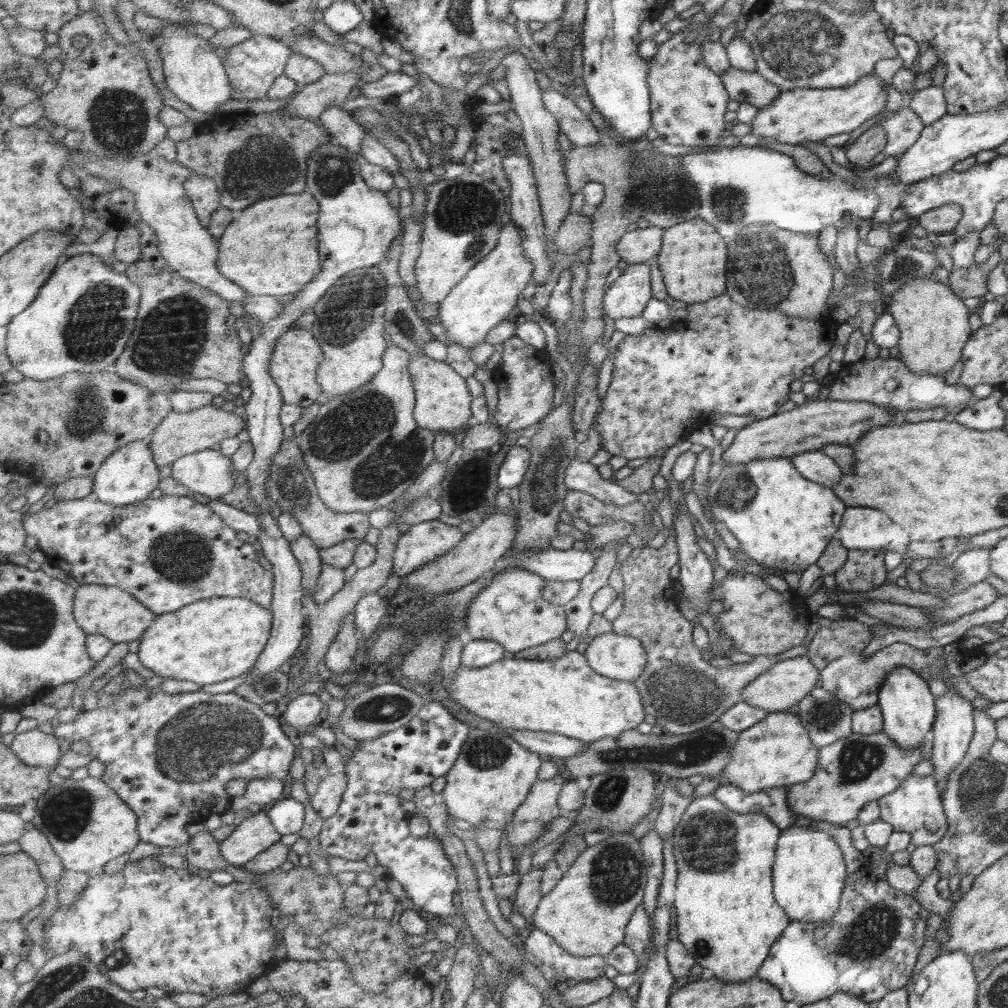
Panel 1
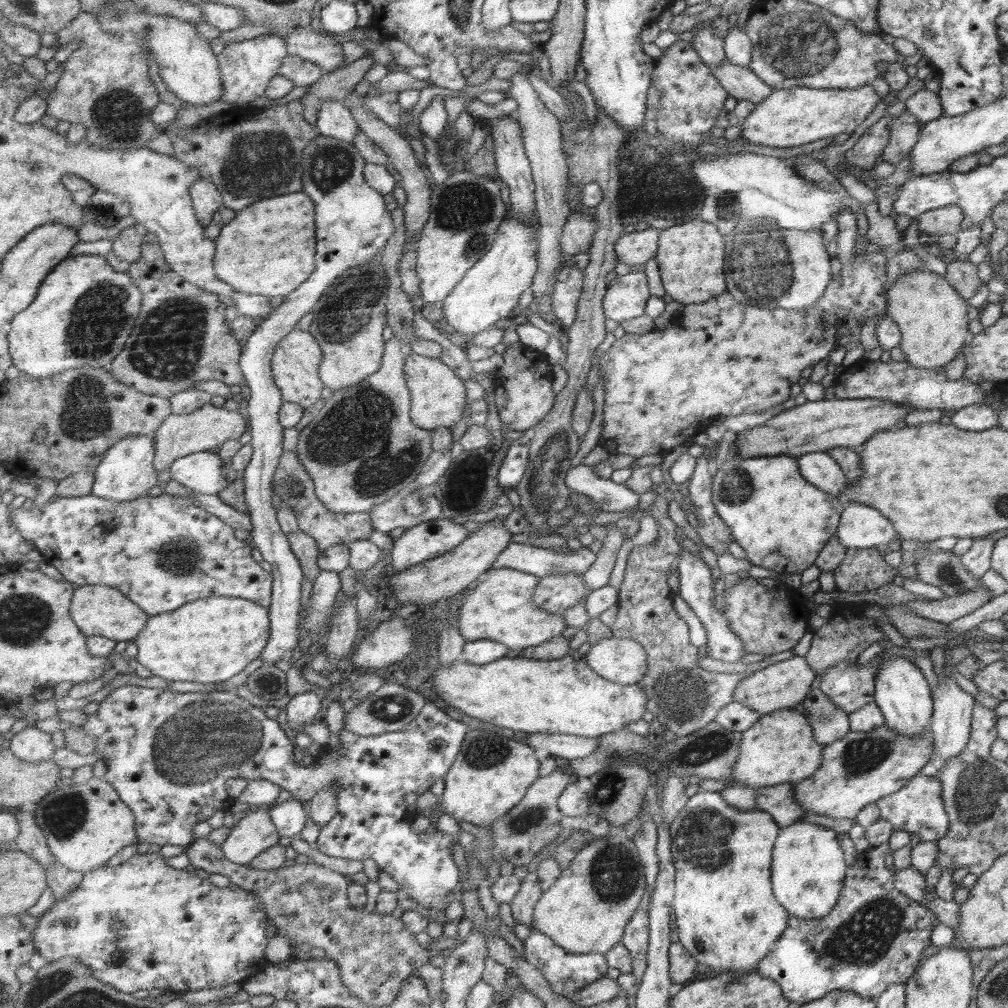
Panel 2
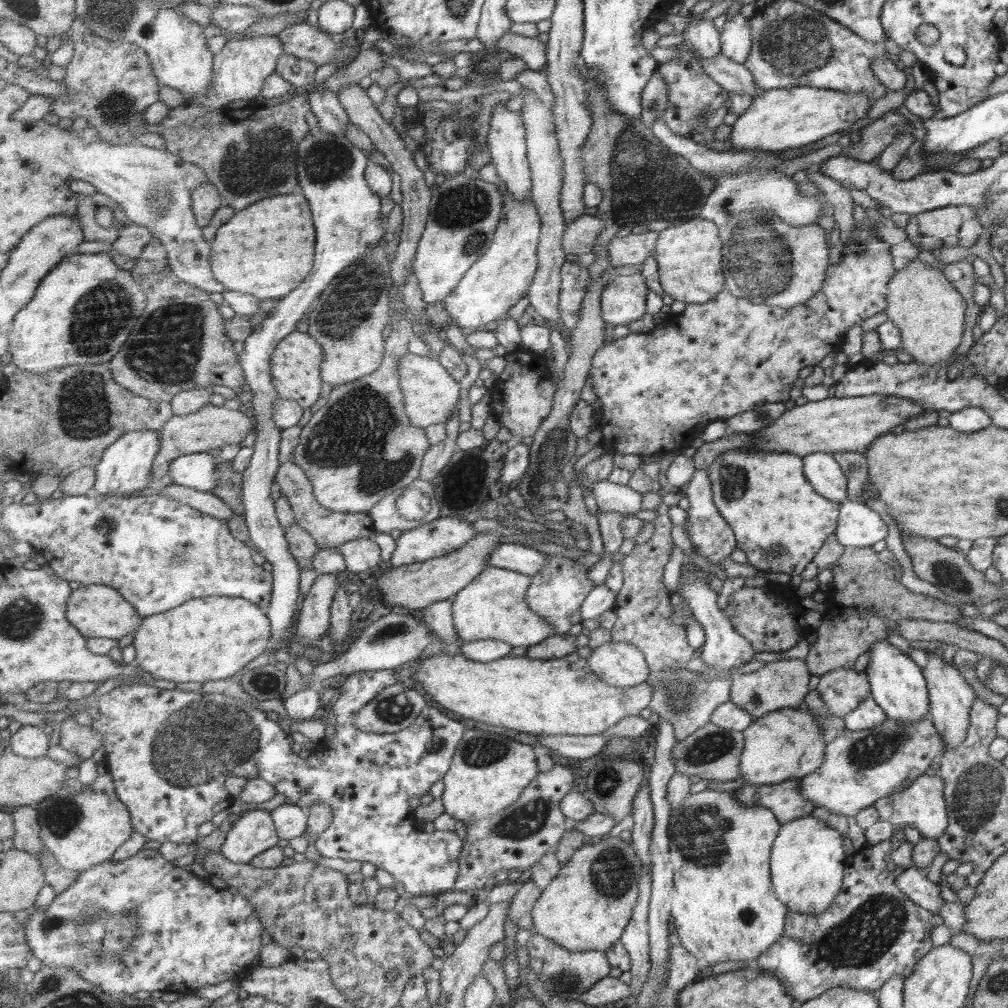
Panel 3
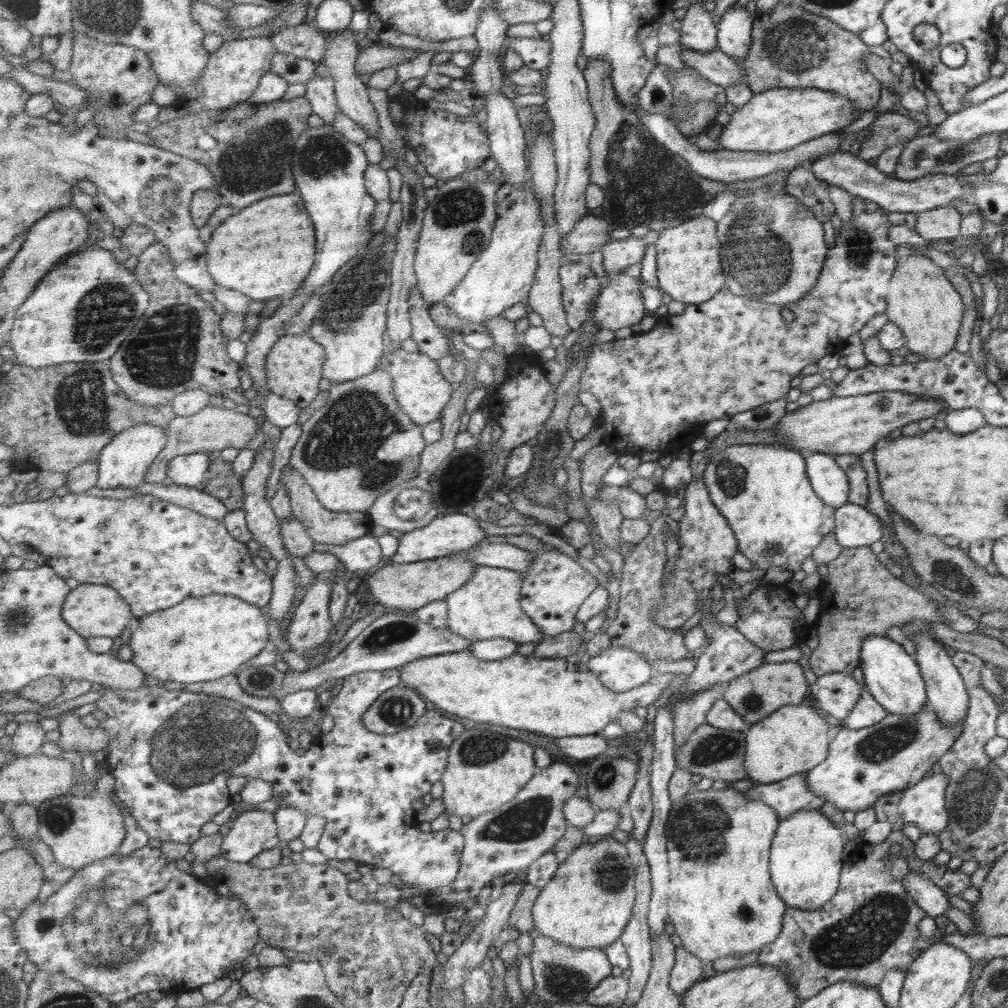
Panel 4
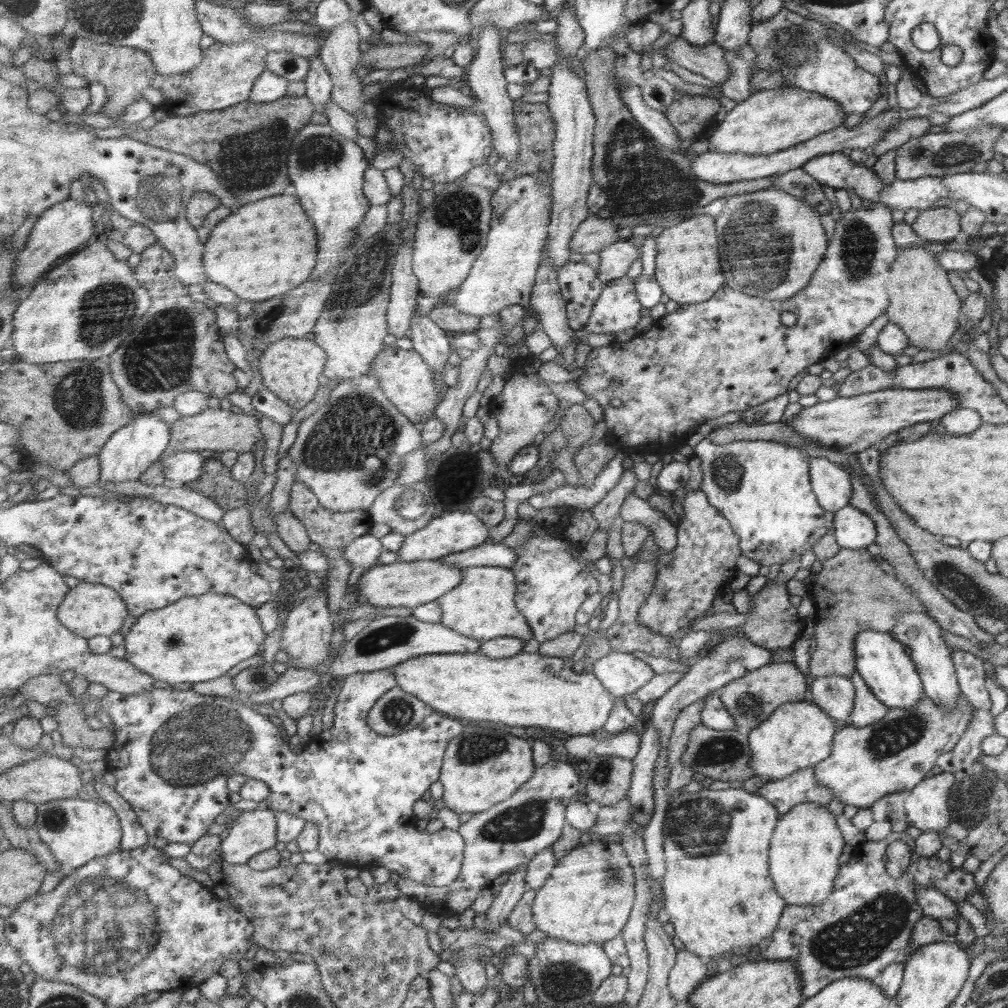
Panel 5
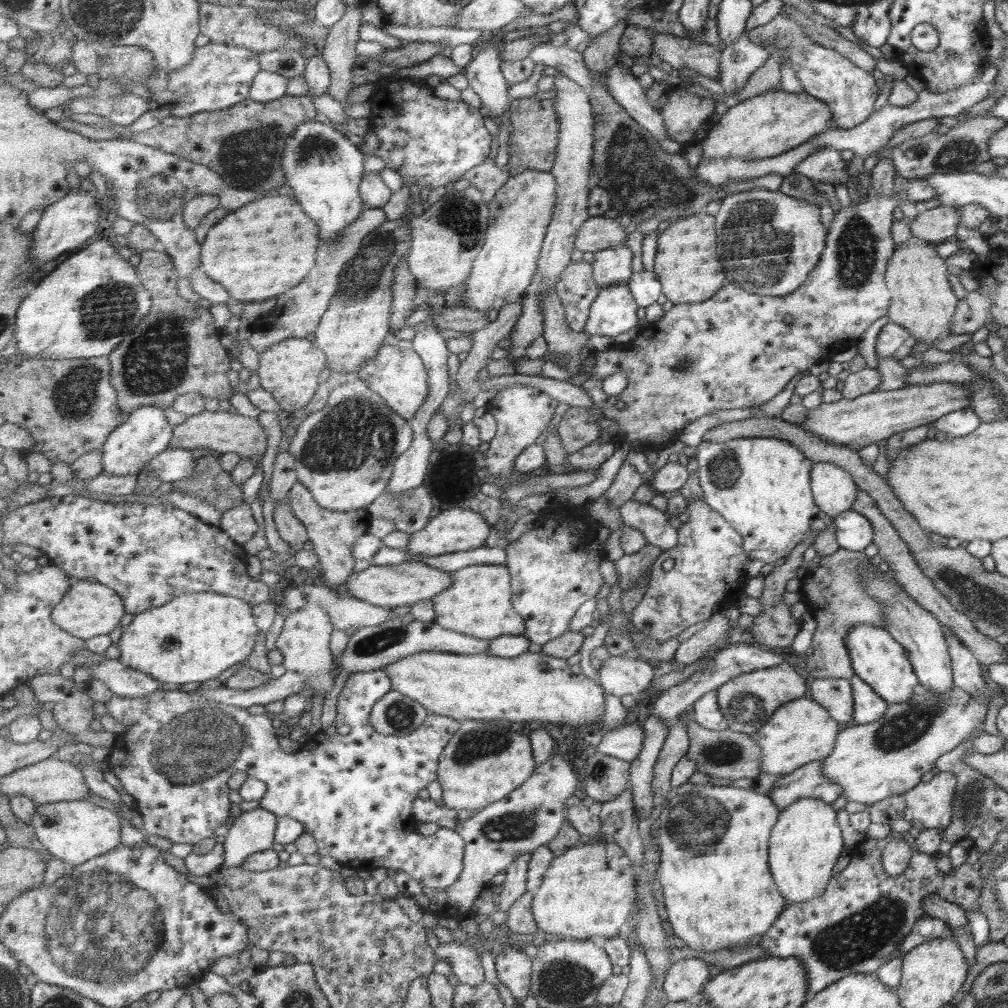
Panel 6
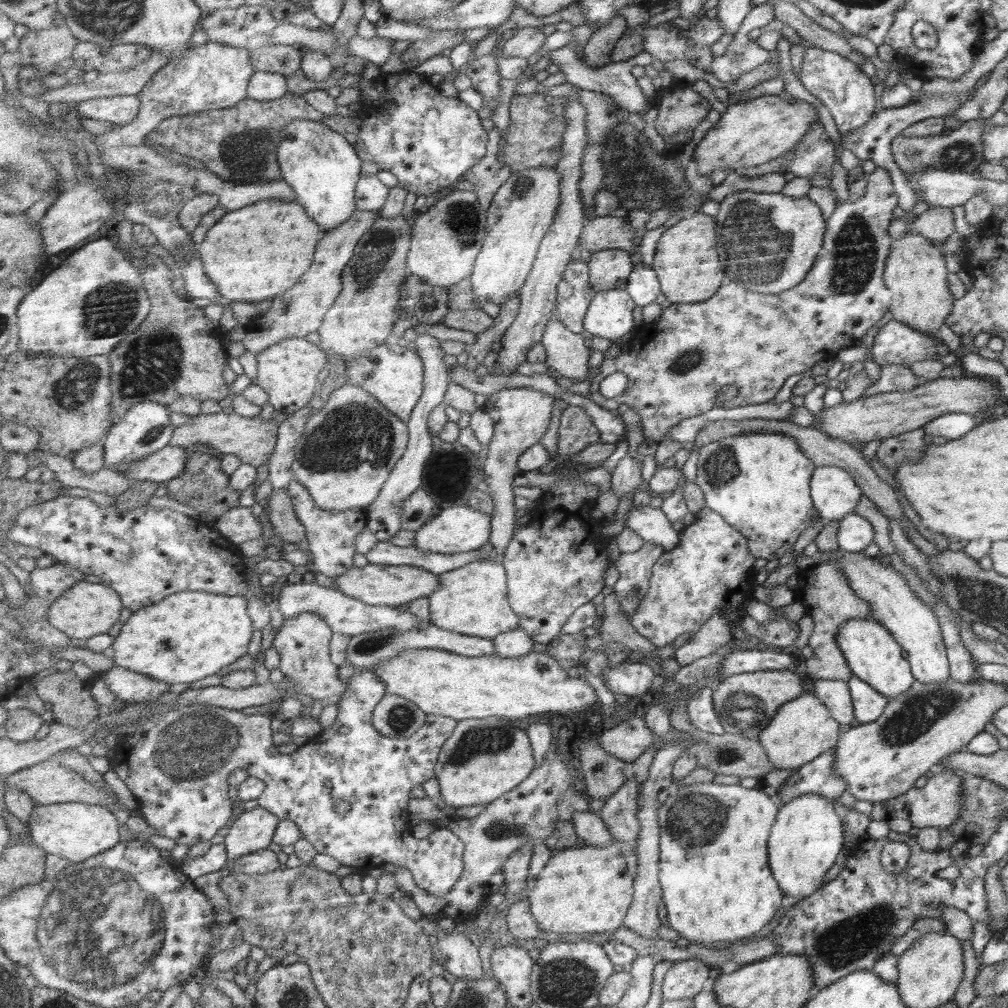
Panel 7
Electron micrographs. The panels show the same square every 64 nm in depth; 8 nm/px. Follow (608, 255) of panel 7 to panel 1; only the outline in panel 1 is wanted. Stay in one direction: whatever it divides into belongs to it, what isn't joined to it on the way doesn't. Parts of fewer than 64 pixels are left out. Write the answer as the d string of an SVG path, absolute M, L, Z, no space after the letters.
M650 225L626 232L618 242L618 253L627 264L644 263L658 256L666 228Z

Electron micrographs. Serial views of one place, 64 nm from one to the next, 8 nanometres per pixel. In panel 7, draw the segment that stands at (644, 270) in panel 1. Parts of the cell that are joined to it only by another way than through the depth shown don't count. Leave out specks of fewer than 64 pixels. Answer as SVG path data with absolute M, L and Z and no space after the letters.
M626 289L598 291L585 316L585 330L590 336L600 336L611 342L636 332L633 310L637 305Z

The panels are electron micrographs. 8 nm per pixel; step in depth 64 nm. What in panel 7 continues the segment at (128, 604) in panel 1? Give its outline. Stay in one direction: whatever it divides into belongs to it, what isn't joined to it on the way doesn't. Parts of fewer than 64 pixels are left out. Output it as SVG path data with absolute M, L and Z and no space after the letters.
M79 581L75 583L73 587L67 589L63 596L60 596L53 604L51 604L50 622L56 628L65 632L69 637L77 638L83 643L84 640L90 639L93 636L109 632L109 630L115 626L115 622L119 621L119 618L121 618L123 607L122 597L119 596L119 593L114 588L111 588L110 585Z

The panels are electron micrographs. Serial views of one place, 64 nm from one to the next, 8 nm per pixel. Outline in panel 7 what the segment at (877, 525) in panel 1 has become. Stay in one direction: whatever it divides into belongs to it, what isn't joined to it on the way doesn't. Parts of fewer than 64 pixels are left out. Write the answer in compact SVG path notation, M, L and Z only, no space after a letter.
M849 513L838 520L836 543L839 551L862 552L873 540L870 522L857 513Z

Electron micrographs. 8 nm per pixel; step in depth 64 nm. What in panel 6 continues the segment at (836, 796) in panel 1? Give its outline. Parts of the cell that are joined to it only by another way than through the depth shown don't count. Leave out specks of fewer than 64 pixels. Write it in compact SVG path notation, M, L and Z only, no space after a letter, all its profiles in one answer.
M919 684L914 694L903 704L887 704L881 718L869 724L840 727L834 748L822 760L821 772L827 780L839 786L840 796L849 802L870 805L891 795L914 787L921 776L935 771L939 756L963 743L977 724L983 722L989 705L988 694L983 700L972 698L954 688L945 695L931 695Z

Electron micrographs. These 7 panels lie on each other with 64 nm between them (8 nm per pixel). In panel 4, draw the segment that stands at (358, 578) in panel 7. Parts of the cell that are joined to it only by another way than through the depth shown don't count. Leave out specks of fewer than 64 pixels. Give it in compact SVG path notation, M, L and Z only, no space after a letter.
M467 551L449 555L442 559L412 562L407 564L387 565L371 574L368 588L373 595L373 601L384 608L397 608L406 612L416 612L431 602L446 600L446 598L465 586L474 576L477 563L467 555Z

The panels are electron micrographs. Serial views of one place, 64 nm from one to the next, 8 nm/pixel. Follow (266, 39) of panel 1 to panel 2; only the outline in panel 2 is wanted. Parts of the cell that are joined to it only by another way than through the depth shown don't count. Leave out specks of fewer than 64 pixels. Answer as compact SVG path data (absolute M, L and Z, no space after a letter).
M273 34L227 44L222 53L218 54L223 73L223 87L225 87L223 102L246 106L248 102L266 96L265 90L269 88L269 82L275 76L281 75L281 64L287 55L289 51L285 39Z

